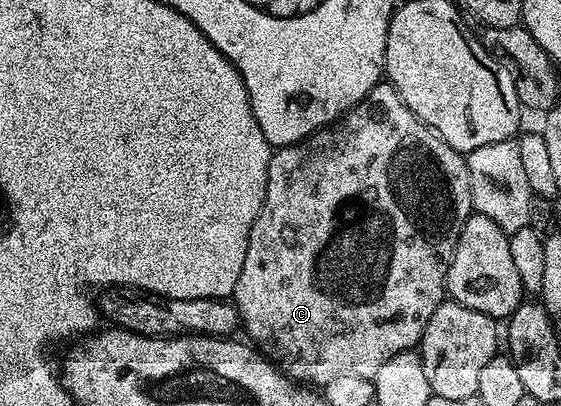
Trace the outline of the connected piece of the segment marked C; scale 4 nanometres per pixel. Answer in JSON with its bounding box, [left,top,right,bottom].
[232,84,471,386]

